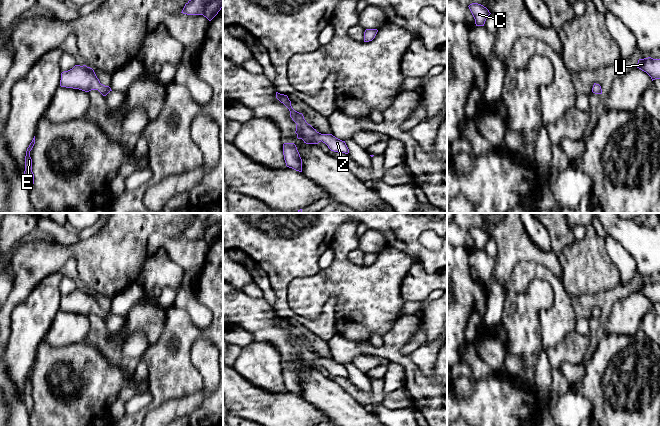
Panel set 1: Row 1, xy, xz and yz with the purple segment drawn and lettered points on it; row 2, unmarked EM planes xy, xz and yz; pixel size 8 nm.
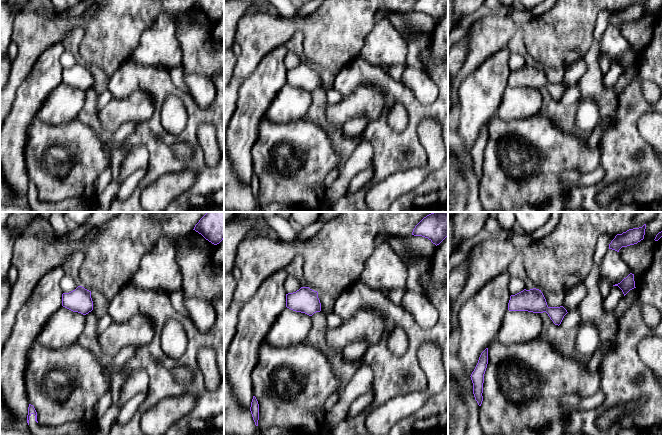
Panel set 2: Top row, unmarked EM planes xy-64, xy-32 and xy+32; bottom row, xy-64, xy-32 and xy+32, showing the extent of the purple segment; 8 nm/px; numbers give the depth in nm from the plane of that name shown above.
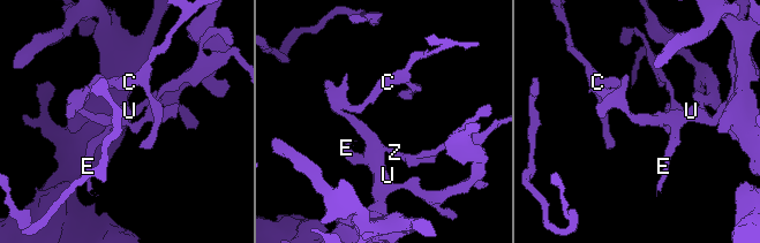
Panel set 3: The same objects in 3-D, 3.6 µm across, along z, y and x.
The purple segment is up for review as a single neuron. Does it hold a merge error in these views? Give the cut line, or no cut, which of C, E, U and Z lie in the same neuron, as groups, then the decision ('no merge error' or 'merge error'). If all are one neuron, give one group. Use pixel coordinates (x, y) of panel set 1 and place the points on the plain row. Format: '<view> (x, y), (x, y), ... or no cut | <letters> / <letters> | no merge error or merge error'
no cut | C E U Z | no merge error

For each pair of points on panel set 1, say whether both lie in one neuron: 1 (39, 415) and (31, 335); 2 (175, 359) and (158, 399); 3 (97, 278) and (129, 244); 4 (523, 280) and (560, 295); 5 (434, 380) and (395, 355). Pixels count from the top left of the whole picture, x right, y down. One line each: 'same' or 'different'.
1: different
2: same
3: same
4: same
5: same

